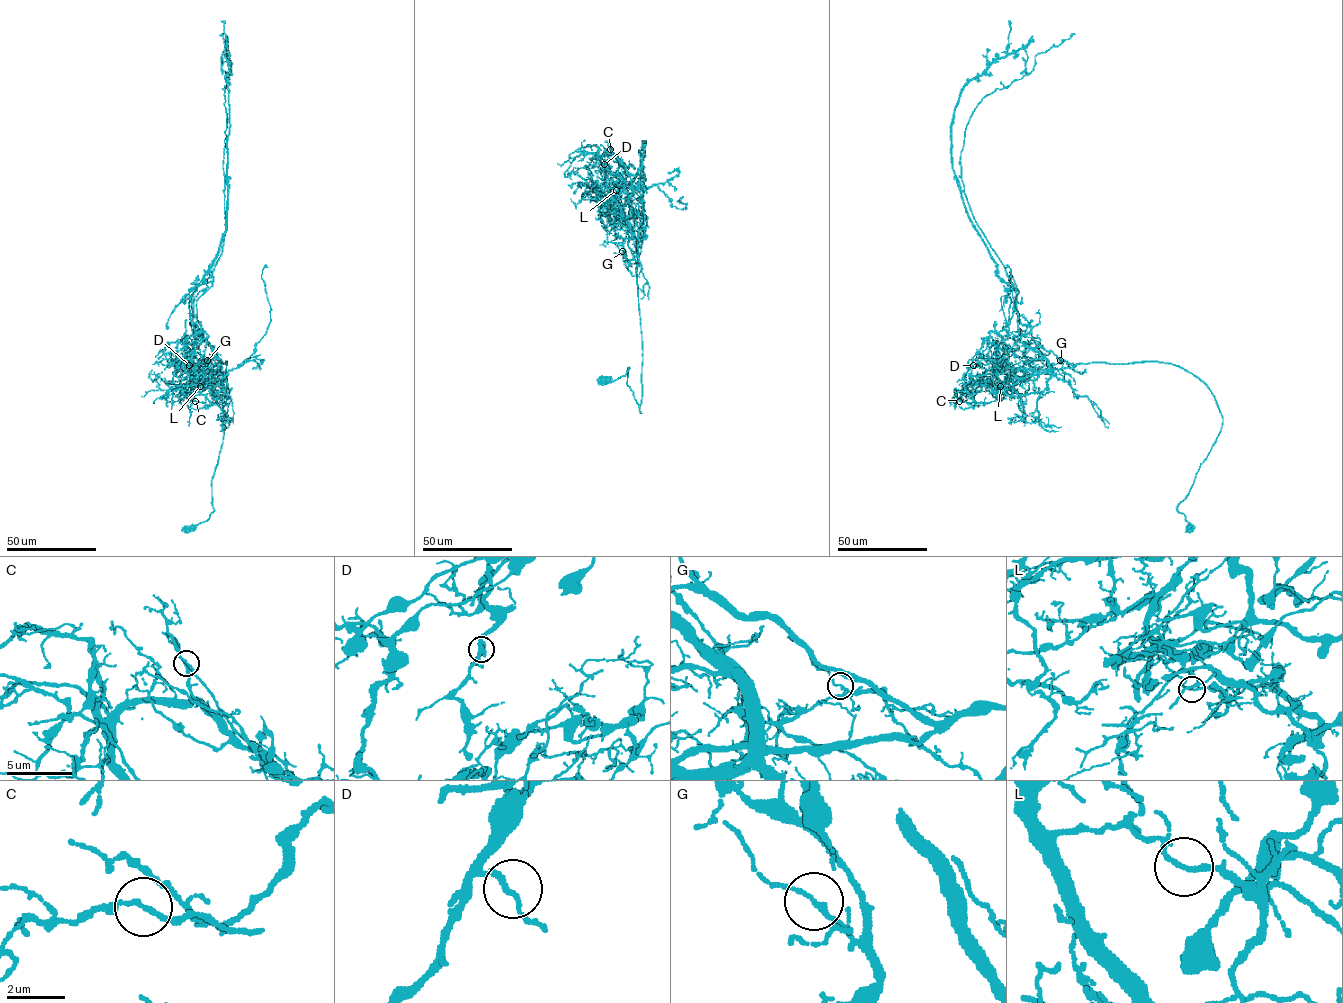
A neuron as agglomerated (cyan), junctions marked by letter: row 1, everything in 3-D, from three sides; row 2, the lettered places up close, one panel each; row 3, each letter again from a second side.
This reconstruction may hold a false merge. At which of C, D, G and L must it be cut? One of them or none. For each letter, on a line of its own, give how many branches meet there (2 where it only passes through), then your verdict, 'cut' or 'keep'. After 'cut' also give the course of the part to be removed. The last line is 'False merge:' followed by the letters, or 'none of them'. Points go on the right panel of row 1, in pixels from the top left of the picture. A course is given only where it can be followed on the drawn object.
C: 2 branches meet; keep
D: 2 branches meet; keep
G: 2 branches meet; keep
L: 2 branches meet; cut; foreign part runs (1000, 386), (1073, 366), (1018, 325), (1015, 289), (964, 192), (965, 130), (983, 98), (1075, 34)
False merge: L

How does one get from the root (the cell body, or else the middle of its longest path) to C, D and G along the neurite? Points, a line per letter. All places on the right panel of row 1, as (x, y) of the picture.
C: (1189, 527), (1177, 507), (1222, 416), (1186, 370), (1077, 364), (1021, 378), (984, 404), (959, 401)
D: (1189, 527), (1177, 507), (1222, 422), (1199, 378), (1154, 361), (1030, 371), (999, 368), (981, 355), (973, 365)
G: (1189, 527), (1177, 507), (1222, 422), (1209, 388), (1170, 364), (1091, 362), (1048, 368), (1060, 360)

